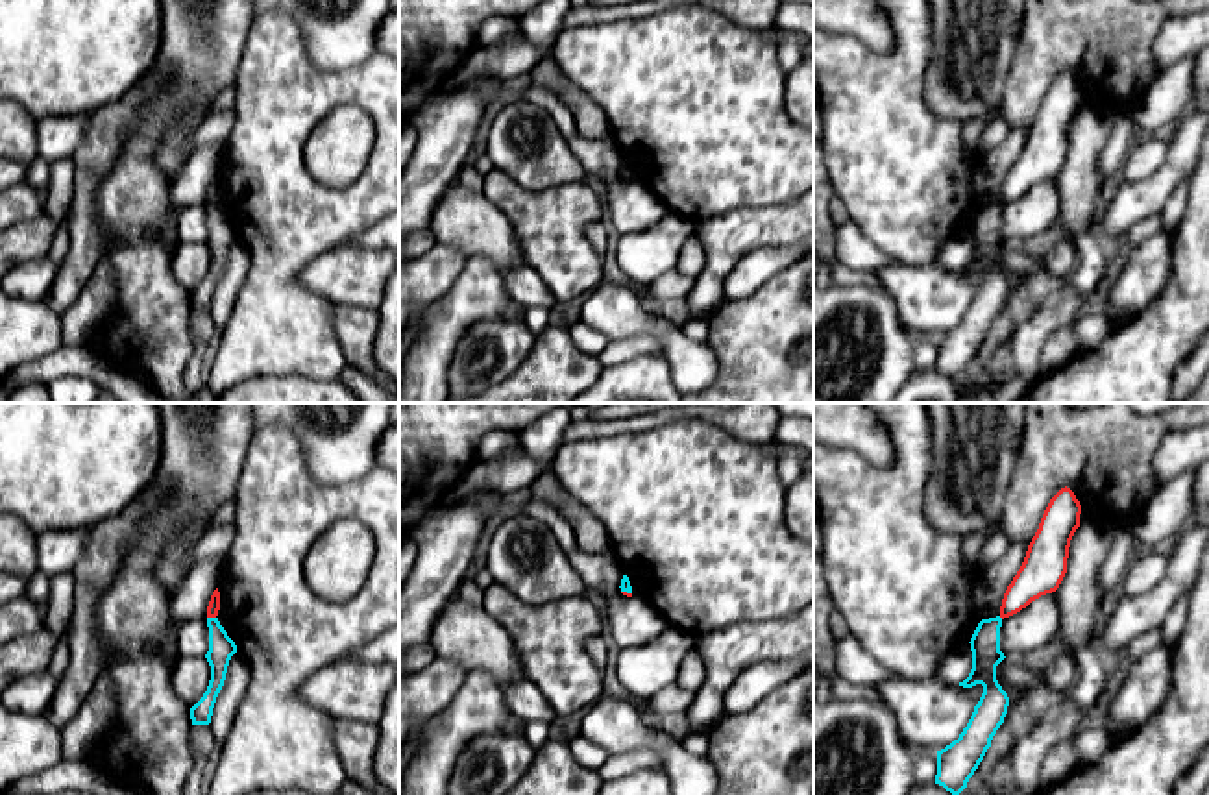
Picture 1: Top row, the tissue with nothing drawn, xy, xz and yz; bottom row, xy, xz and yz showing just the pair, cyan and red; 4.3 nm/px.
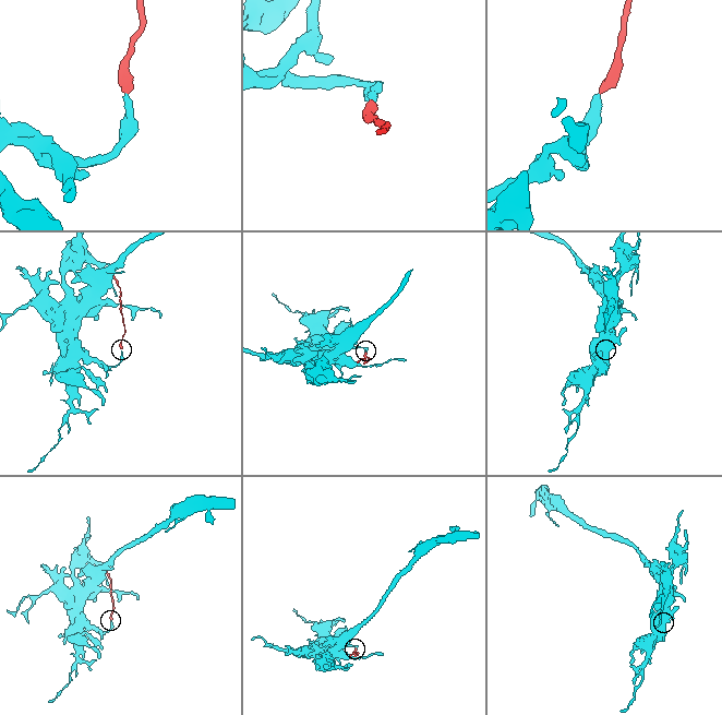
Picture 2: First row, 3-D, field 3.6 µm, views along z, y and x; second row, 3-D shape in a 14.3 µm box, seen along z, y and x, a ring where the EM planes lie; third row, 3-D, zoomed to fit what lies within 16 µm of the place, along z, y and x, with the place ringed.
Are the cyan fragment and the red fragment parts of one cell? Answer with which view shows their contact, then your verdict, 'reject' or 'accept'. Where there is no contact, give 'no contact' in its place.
contact in xy; reject

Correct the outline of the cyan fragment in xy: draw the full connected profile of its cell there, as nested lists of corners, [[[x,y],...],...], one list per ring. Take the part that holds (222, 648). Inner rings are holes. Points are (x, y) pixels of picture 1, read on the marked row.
[[[207,618],[211,680],[203,697],[190,708],[192,725],[209,725],[216,697],[224,686],[227,666],[237,653],[235,642],[227,636],[218,618]]]

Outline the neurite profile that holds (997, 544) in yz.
[[[1002,529],[995,531],[985,544],[982,545],[978,558],[976,558],[976,566],[978,571],[989,568],[991,564],[995,564],[996,560],[1000,560],[1006,551],[1009,549],[1009,538],[1004,534]]]

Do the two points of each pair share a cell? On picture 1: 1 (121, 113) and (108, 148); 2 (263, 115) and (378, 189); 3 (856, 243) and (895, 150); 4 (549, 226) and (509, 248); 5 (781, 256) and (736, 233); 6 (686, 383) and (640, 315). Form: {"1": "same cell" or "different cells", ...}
{"1": "same cell", "2": "same cell", "3": "different cells", "4": "different cells", "5": "different cells", "6": "same cell"}

